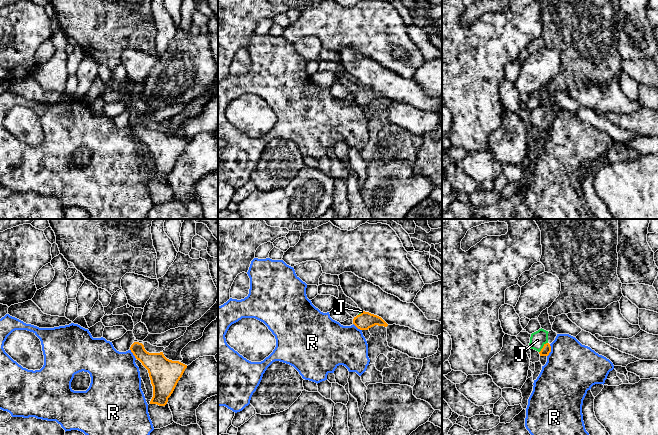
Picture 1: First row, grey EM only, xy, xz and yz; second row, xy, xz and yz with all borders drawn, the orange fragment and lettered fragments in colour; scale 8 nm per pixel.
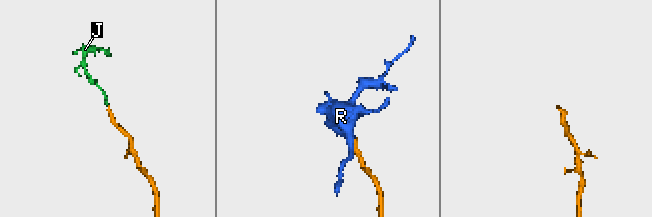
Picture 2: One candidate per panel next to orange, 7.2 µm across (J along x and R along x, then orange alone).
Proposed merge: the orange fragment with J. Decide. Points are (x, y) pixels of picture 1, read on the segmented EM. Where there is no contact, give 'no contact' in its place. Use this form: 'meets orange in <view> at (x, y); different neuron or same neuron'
meets orange in yz at (543, 347); same neuron

